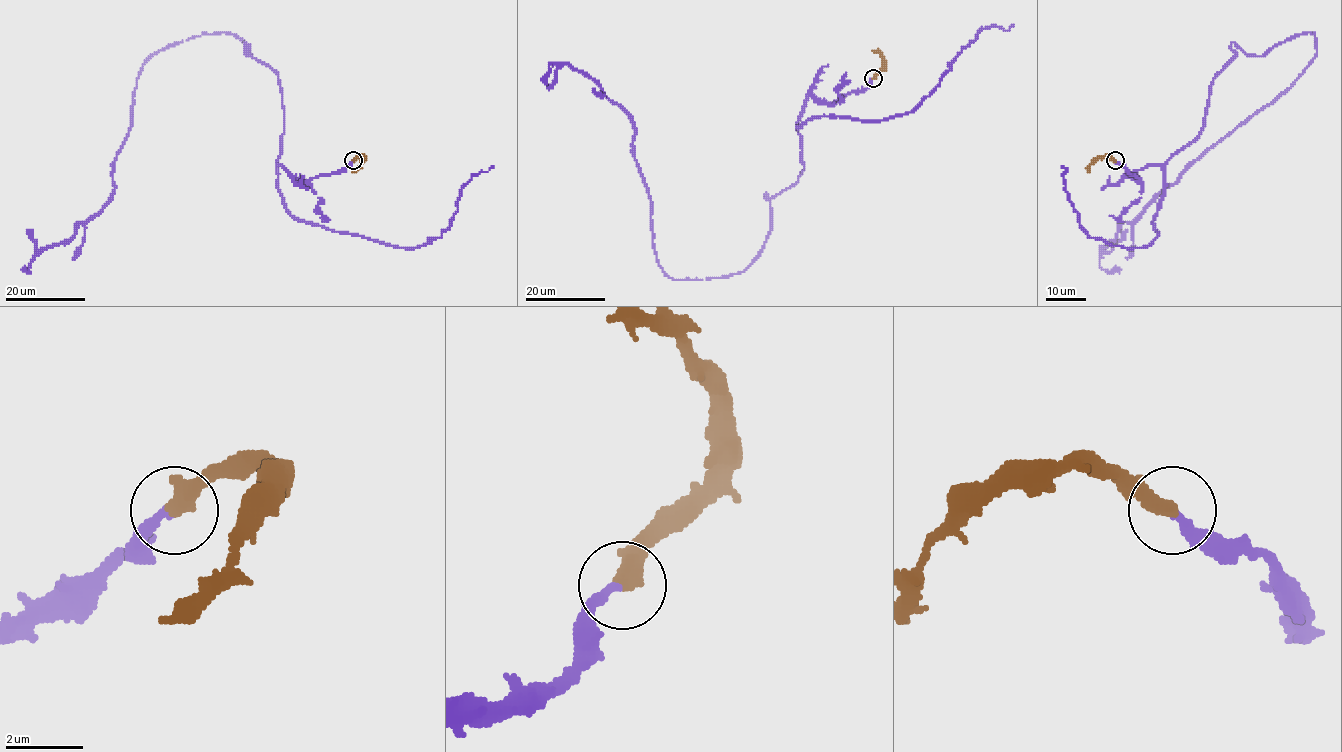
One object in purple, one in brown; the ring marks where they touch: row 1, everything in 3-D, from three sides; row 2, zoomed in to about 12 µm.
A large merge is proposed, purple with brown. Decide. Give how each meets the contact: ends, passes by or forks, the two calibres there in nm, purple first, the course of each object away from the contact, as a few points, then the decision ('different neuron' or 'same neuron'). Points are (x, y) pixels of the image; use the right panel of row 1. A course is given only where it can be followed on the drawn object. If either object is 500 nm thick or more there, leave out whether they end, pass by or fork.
purple ends; brown ends; calibres 240 and 440 nm; course purple (1115, 160), (1140, 180), (1198, 135), (1232, 42), (1315, 37), (1122, 224), (1120, 267); course brown (1115, 160), (1098, 157), (1088, 172); same neuron

